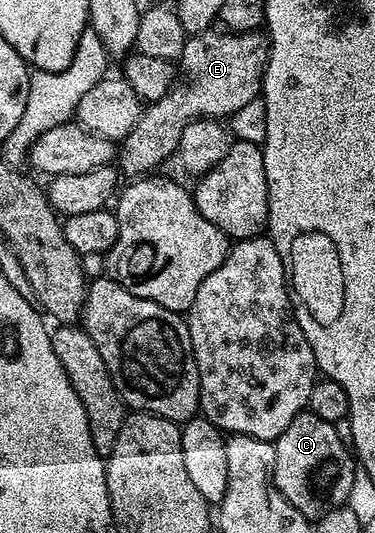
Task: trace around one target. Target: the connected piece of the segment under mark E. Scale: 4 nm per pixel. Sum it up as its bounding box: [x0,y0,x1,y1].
[120,29,269,177]

